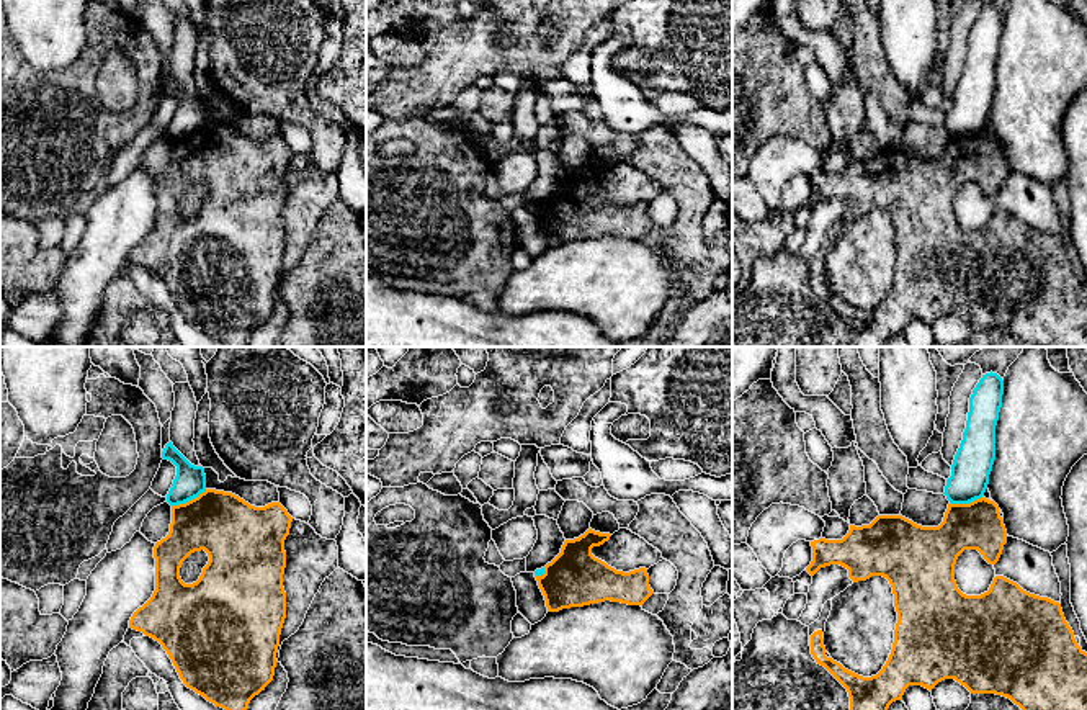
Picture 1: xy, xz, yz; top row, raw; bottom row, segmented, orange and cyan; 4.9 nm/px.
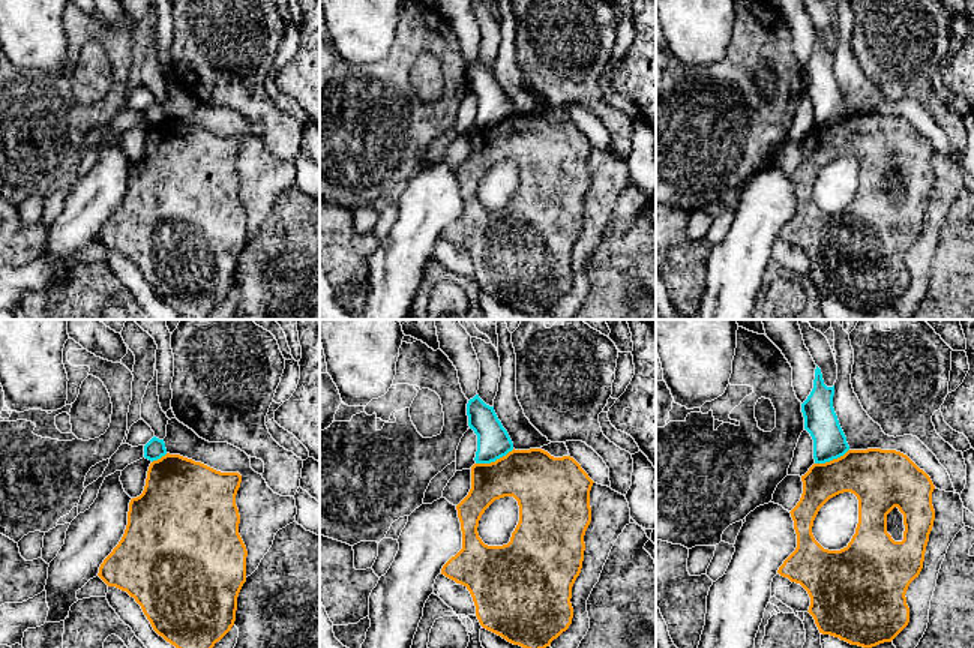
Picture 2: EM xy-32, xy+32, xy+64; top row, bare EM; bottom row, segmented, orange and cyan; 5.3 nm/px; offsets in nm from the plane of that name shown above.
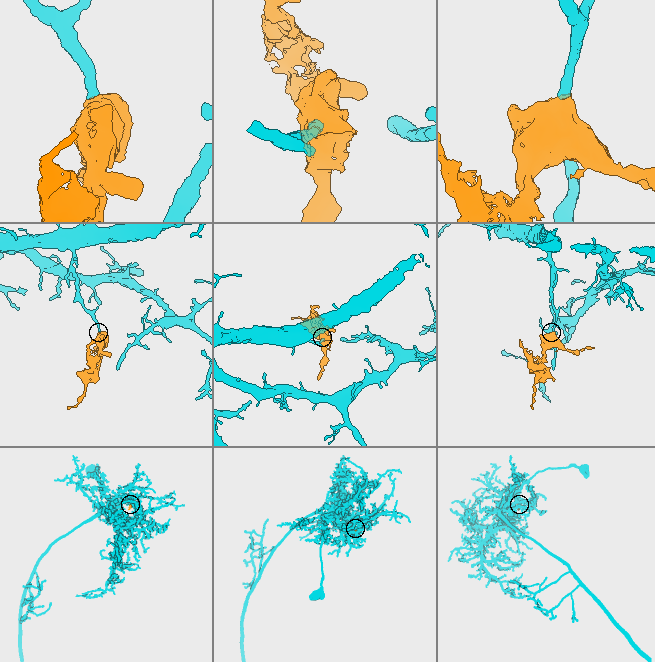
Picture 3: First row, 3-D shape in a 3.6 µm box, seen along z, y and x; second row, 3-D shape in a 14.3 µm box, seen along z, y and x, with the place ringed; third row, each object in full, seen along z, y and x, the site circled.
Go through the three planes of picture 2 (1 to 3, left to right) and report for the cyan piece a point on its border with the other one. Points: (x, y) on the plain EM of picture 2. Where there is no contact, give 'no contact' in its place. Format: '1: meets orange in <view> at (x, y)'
1: meets orange in xy-32 at (161, 122)
2: meets orange in xy+32 at (496, 125)
3: meets orange in xy+64 at (833, 123)

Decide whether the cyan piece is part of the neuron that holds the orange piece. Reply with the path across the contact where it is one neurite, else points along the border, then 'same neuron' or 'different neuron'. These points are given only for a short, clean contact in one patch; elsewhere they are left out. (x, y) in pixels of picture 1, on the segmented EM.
border xy (206, 489), (172, 506); different neuron

